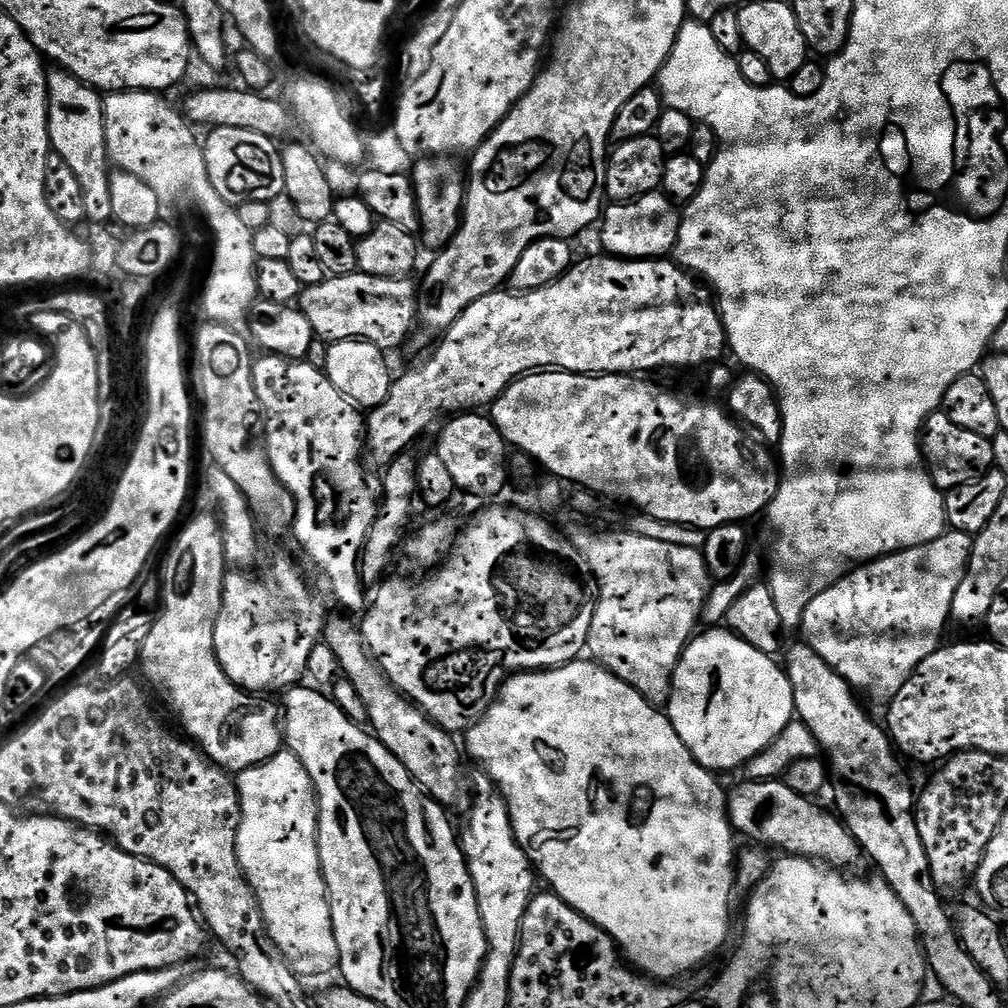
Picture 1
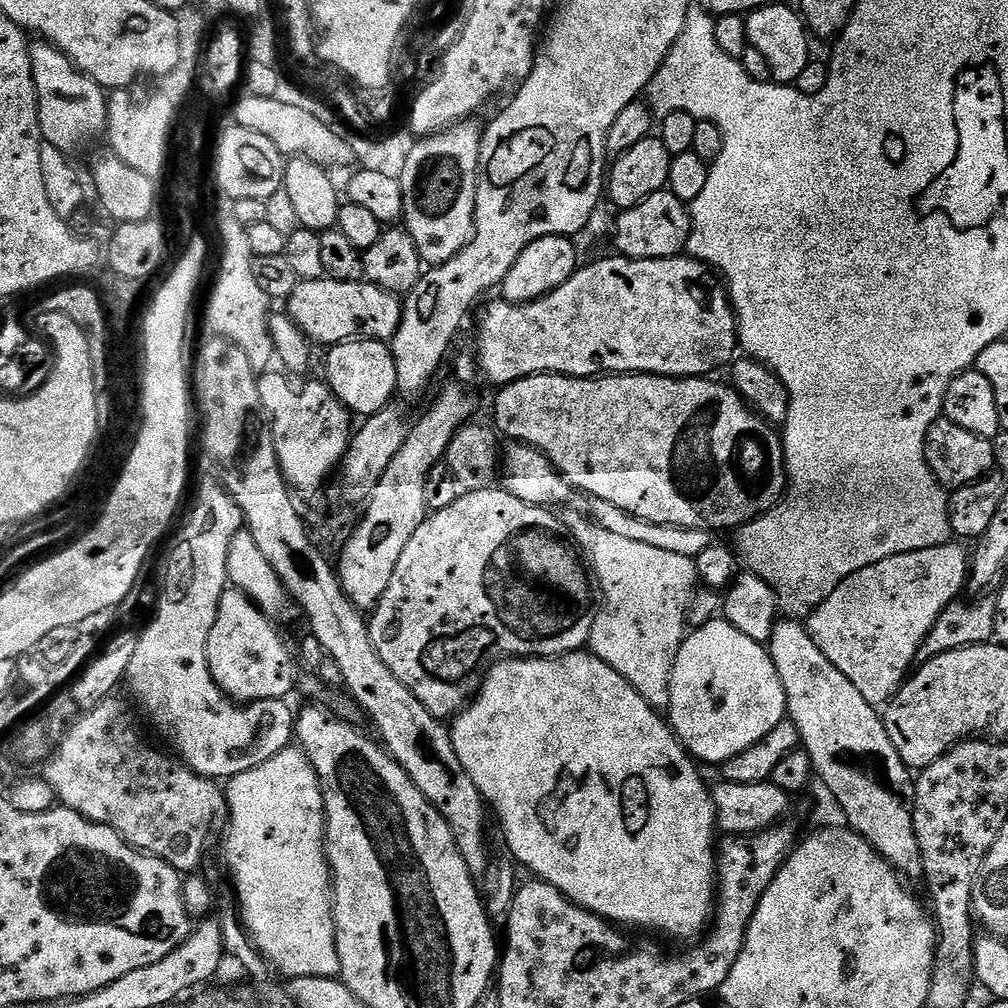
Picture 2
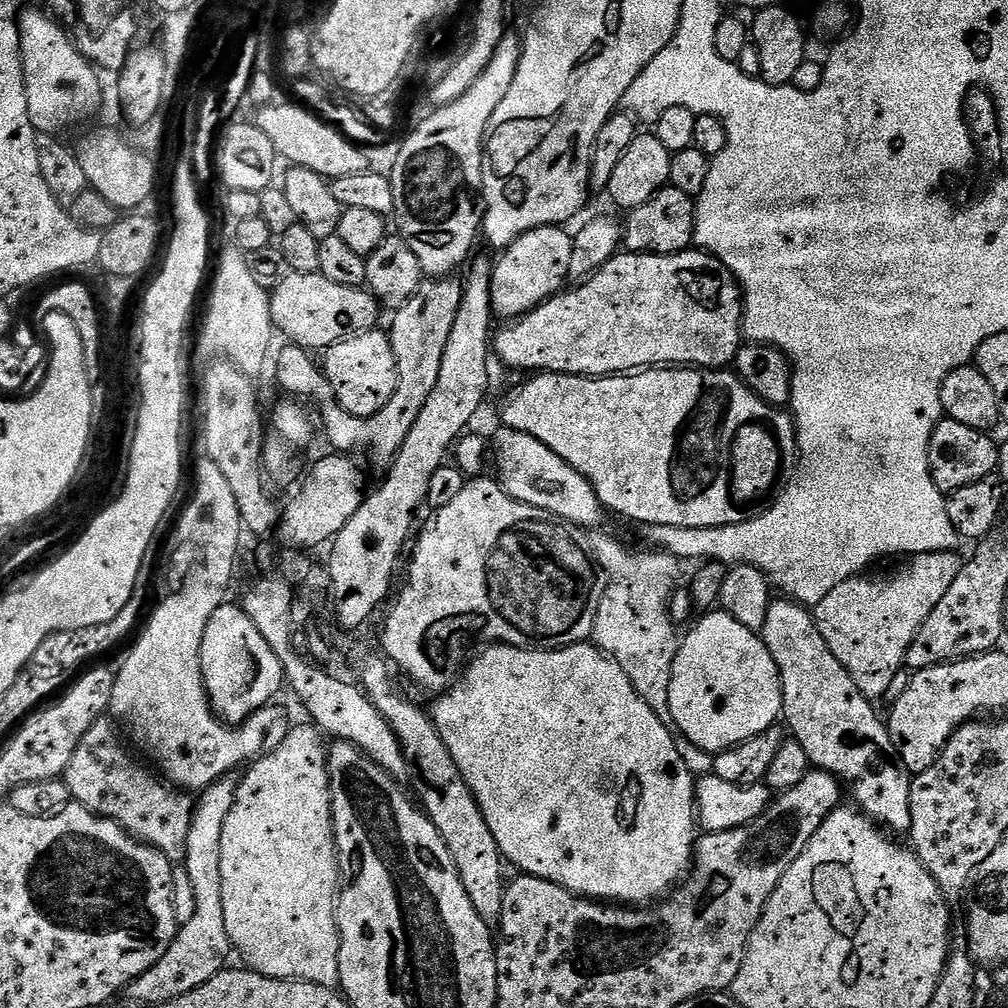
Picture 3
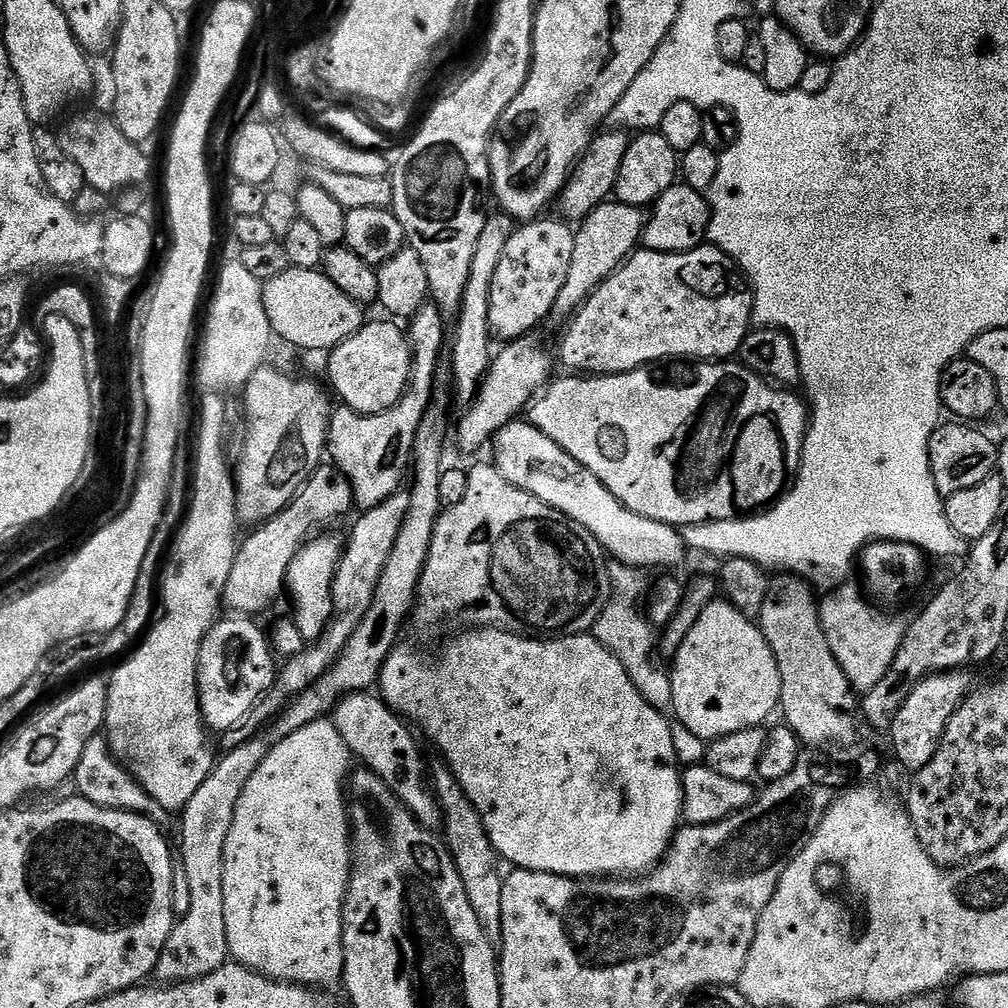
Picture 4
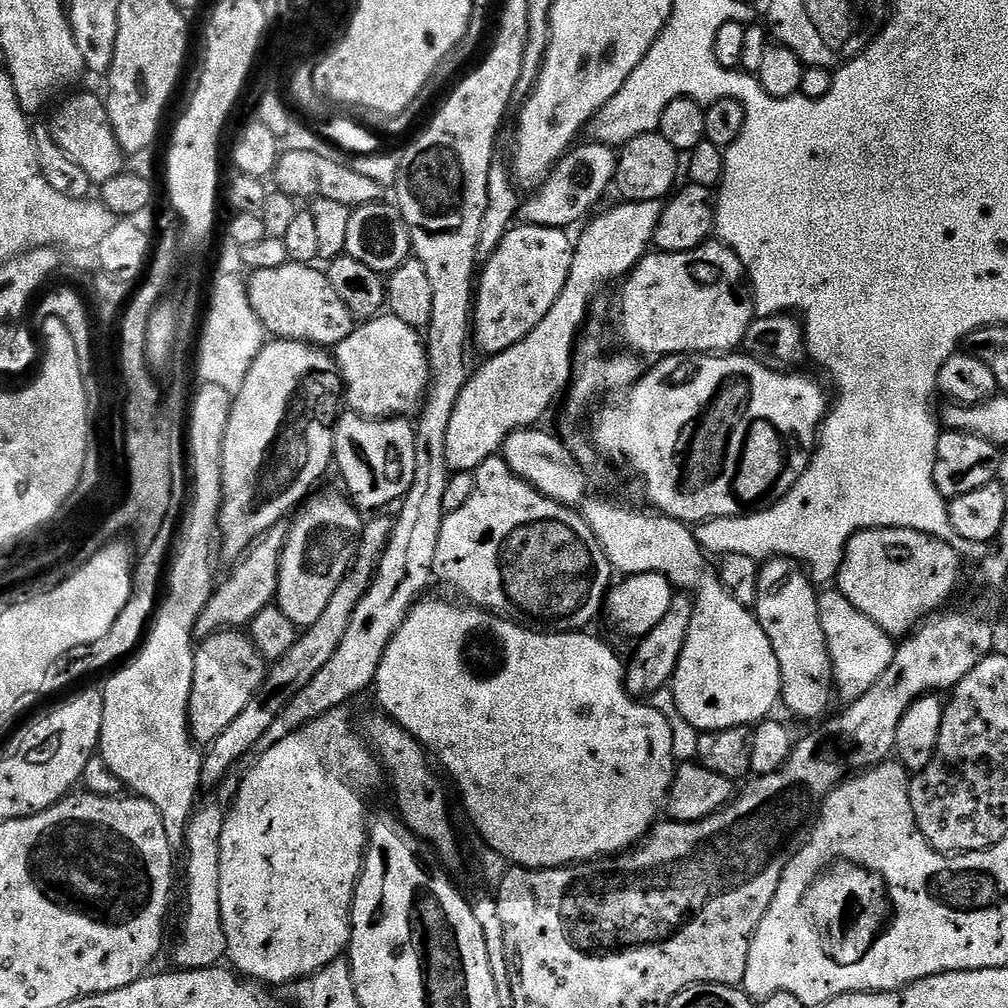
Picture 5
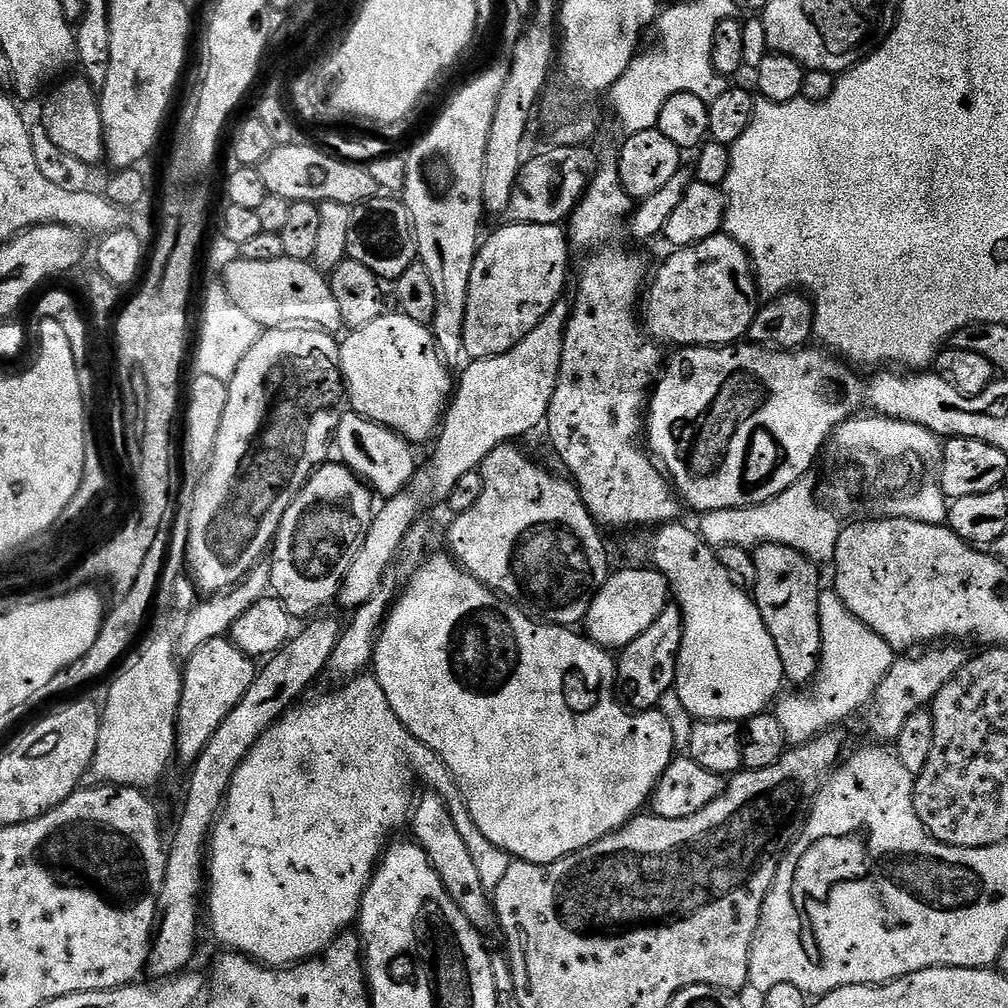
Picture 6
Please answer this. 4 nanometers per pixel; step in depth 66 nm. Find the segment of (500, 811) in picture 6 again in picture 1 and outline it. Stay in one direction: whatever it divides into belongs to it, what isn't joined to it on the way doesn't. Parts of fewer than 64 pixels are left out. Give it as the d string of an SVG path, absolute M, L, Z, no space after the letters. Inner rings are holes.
M577 658L570 664L563 664L561 668L554 668L551 670L537 670L535 672L518 672L509 675L501 684L499 692L496 694L496 700L486 709L484 717L473 724L466 733L468 739L468 748L466 744L466 752L473 756L478 763L481 764L483 775L490 777L492 783L495 784L497 792L504 798L504 803L508 810L508 821L512 823L512 829L516 835L517 842L522 846L524 853L528 855L529 860L532 861L535 871L538 873L539 879L544 880L549 889L555 892L556 895L562 897L568 905L574 909L578 914L582 914L590 922L594 922L608 935L613 942L616 943L617 948L620 949L625 961L631 967L635 968L637 972L654 980L661 982L676 982L684 976L687 972L695 970L699 964L704 964L707 960L712 960L724 948L724 943L728 940L728 935L732 932L732 892L736 888L736 857L738 855L738 847L736 848L736 840L738 841L737 833L732 827L732 823L728 821L728 801L726 799L726 792L720 789L720 784L715 775L709 772L708 769L703 768L701 764L693 758L690 750L682 742L682 738L678 738L678 734L674 730L674 726L668 721L667 715L663 711L657 710L653 705L648 703L648 699L642 695L638 690L634 690L626 682L622 682L607 668L600 667L599 664L593 662L588 658Z

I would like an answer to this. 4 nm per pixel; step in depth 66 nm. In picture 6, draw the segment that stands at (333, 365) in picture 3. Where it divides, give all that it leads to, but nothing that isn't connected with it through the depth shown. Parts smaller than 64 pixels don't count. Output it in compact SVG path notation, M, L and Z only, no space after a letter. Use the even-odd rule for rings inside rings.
M399 310L391 312L374 318L367 326L351 329L348 337L339 341L340 372L344 376L346 400L351 411L389 428L411 445L419 446L437 435L454 392L454 380L448 377L449 365L440 355L431 327L406 318Z

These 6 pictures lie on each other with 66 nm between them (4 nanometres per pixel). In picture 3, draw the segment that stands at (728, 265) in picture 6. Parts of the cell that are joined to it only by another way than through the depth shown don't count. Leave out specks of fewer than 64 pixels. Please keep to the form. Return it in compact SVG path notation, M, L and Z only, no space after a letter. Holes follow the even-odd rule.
M627 250L621 251L613 256L610 262L606 262L599 270L592 273L587 280L577 283L575 286L569 287L567 290L561 291L559 294L550 297L545 304L539 304L533 312L527 312L525 316L519 320L513 320L503 325L504 329L497 331L494 336L494 352L500 355L500 360L504 364L509 364L512 368L525 368L528 374L543 374L545 372L565 372L568 376L614 376L617 374L631 374L637 370L645 368L654 368L657 366L687 366L689 368L699 368L701 370L724 370L729 367L736 359L736 351L740 349L742 343L742 325L744 322L744 293L740 291L740 284L736 280L736 276L729 268L718 259L717 256L709 256L708 253L699 250L689 250L687 252L679 252L673 256L652 256L649 252L630 252Z

